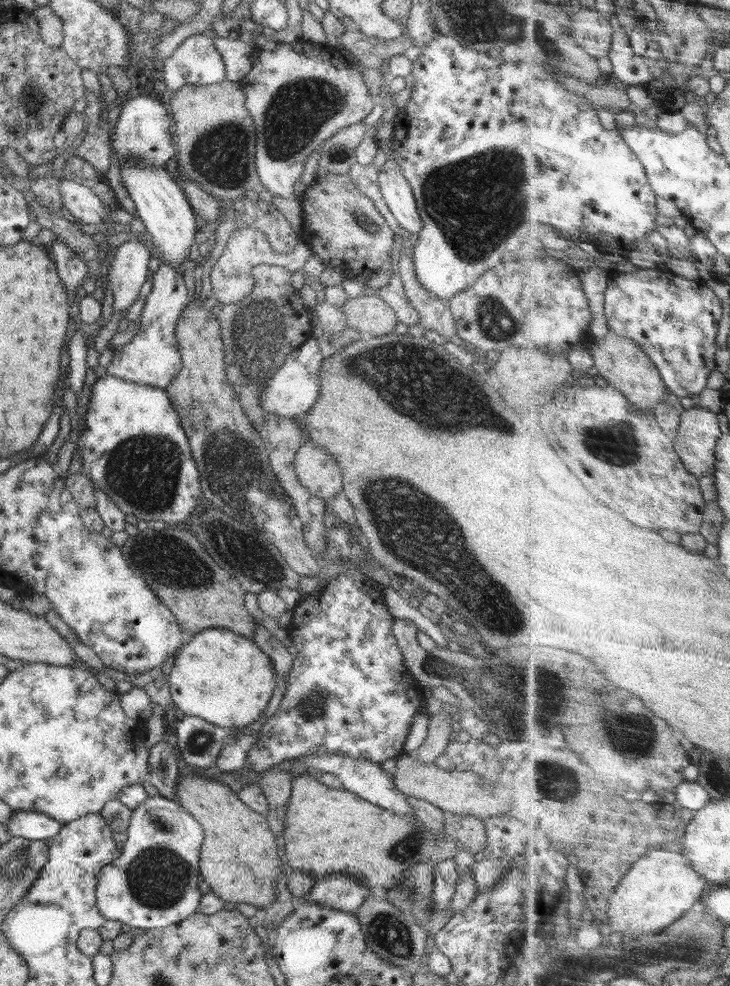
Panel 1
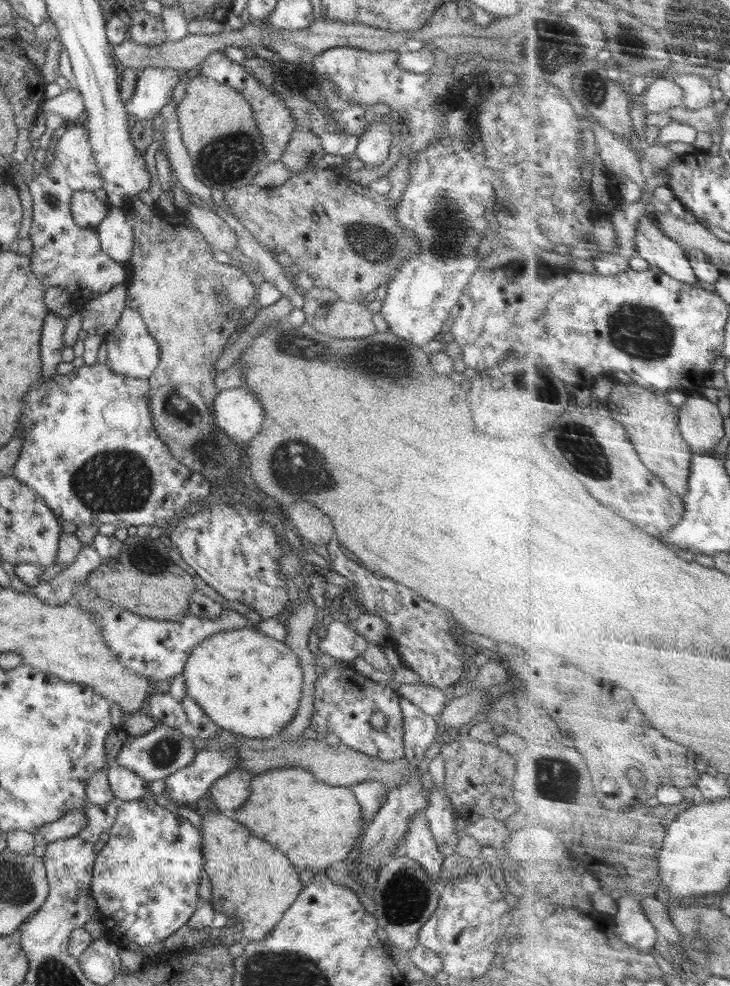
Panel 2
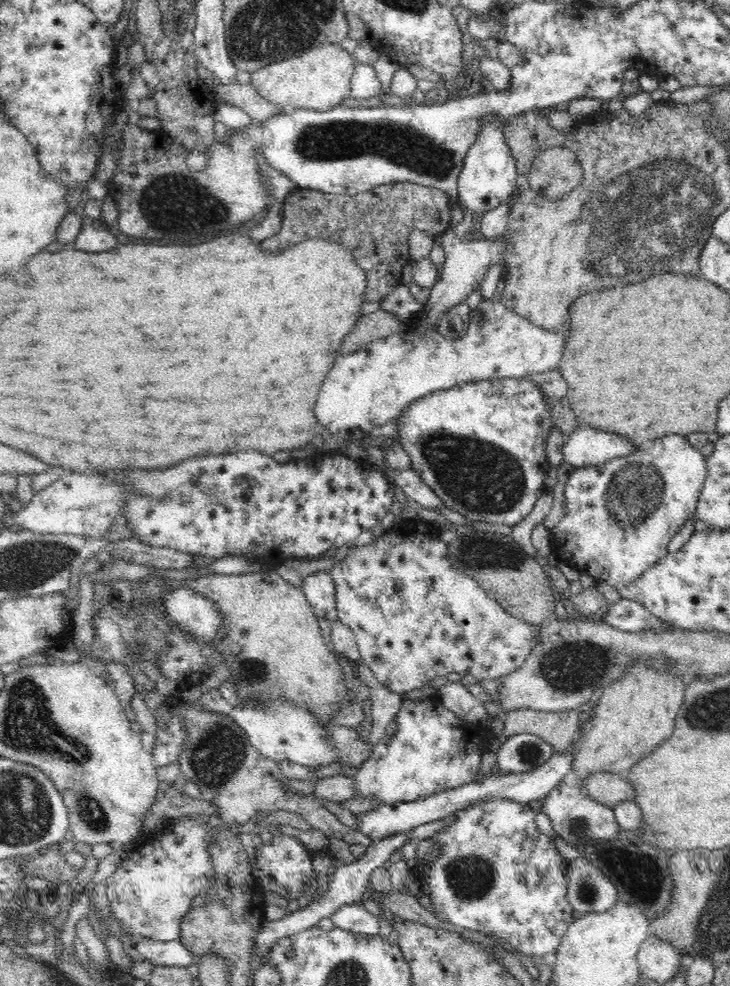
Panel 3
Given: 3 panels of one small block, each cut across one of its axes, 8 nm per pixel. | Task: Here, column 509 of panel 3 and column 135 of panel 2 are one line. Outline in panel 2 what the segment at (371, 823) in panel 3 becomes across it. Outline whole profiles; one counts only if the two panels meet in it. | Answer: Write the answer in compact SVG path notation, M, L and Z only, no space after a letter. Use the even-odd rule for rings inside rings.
M116 763L110 765L106 770L106 776L116 800L132 802L147 796L146 782L124 766L117 766Z

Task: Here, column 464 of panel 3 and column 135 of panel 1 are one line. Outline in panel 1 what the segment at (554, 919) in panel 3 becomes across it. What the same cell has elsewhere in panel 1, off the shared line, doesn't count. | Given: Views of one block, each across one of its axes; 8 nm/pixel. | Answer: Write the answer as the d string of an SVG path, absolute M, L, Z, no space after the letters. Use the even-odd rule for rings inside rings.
M150 796L144 804L140 804L138 808L132 810L127 828L127 839L123 842L123 850L121 851L120 856L117 856L116 859L112 860L109 865L101 868L98 884L95 890L98 912L108 920L118 920L122 924L128 924L131 928L144 929L166 928L167 926L188 918L191 914L196 913L197 908L200 906L201 896L203 895L198 888L201 876L199 871L199 854L203 840L204 831L202 825L186 809L182 808L175 799L166 799L161 796Z

